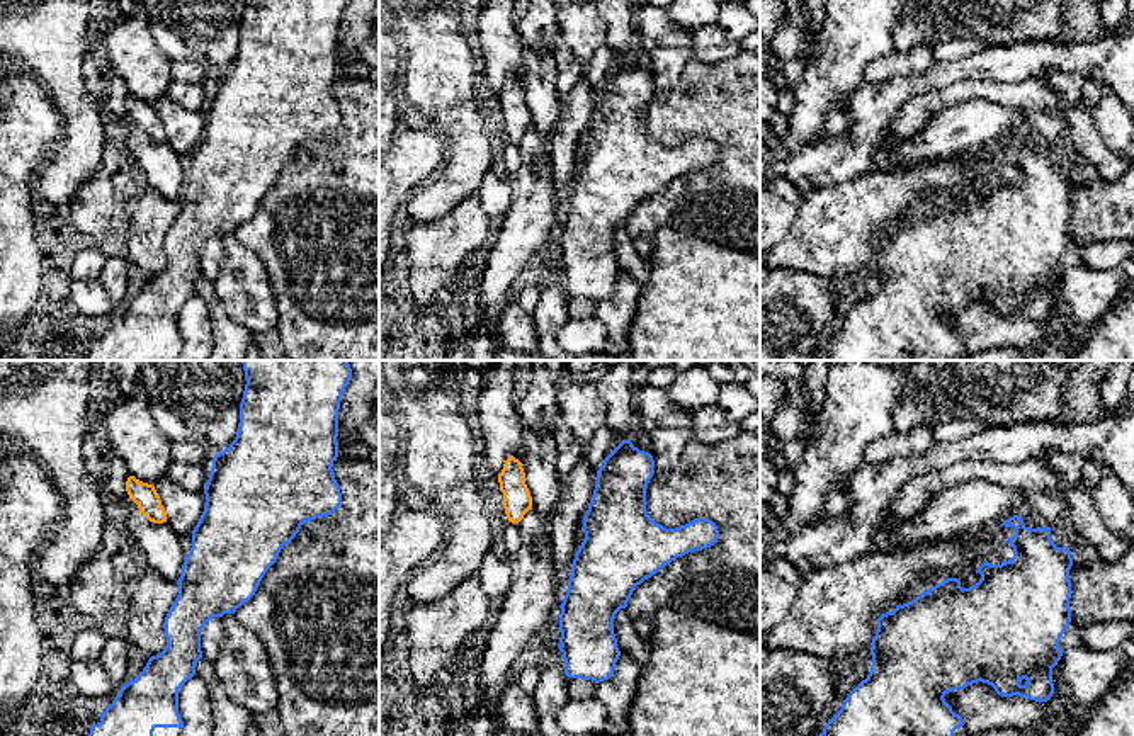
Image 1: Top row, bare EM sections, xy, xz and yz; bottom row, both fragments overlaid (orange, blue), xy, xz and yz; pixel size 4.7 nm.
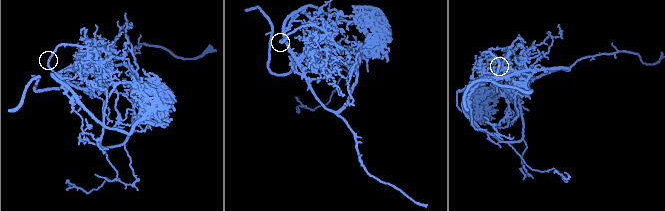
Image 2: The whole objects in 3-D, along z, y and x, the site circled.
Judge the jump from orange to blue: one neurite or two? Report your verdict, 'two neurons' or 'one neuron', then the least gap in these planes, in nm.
two neurons | 140 nm

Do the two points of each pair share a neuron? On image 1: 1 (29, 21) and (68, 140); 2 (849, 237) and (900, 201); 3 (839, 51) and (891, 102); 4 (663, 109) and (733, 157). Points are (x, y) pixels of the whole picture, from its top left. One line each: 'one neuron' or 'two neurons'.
1: one neuron
2: one neuron
3: two neurons
4: one neuron

